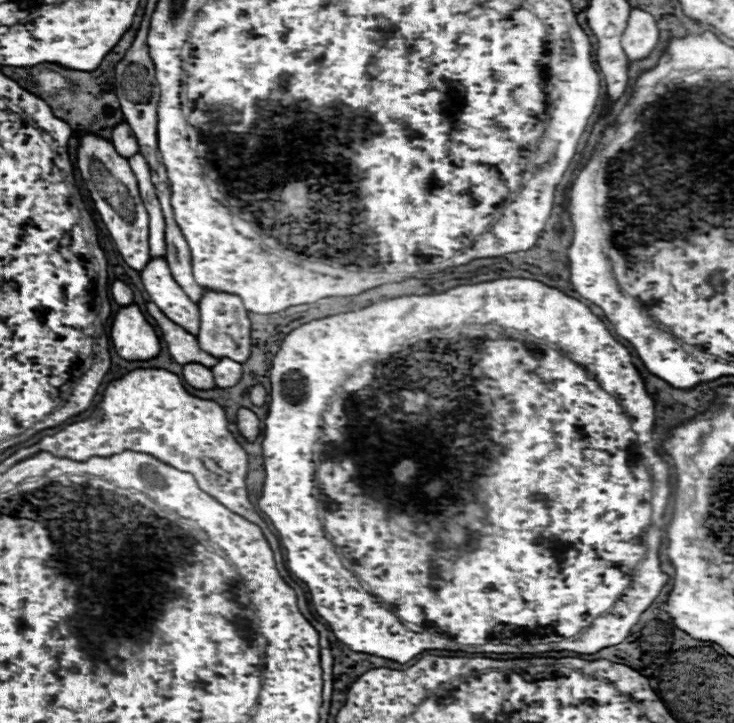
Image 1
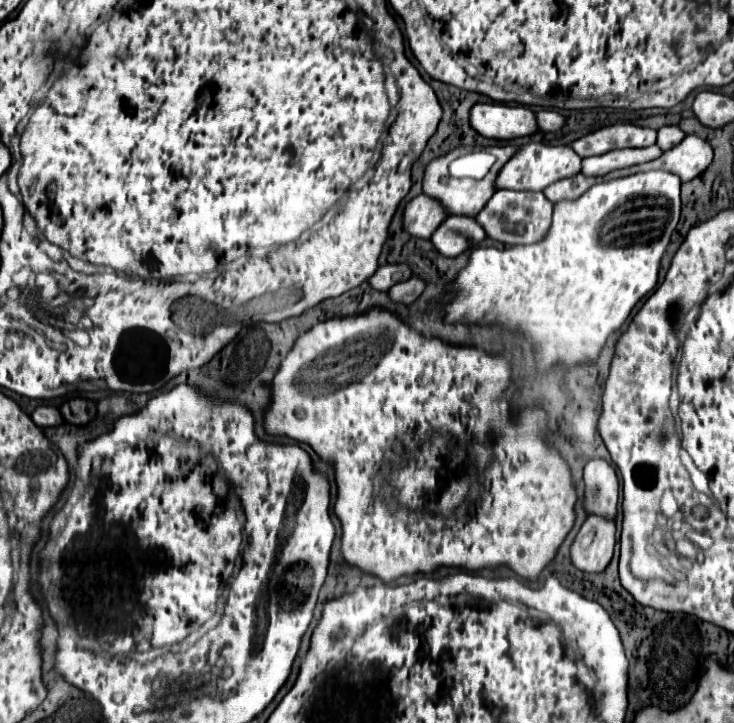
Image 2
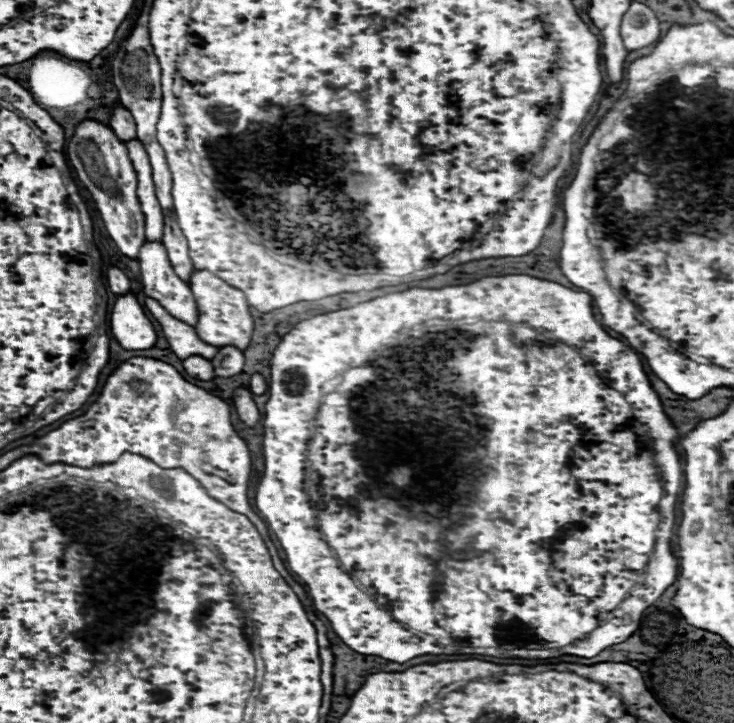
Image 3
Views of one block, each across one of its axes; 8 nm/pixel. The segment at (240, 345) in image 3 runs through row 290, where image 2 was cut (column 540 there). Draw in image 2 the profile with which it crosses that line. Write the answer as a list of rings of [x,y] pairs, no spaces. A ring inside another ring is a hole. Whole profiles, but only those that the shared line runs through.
[[[498,190],[484,210],[476,216],[486,234],[504,244],[536,244],[548,234],[552,224],[552,202],[546,200],[542,192],[516,192],[516,190]]]

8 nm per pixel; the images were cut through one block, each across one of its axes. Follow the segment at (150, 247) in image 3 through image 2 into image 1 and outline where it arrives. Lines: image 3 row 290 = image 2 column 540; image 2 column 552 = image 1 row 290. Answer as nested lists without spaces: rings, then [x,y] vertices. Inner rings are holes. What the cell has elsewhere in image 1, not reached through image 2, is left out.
[[[152,258],[148,262],[148,268],[144,268],[142,284],[150,296],[150,300],[178,326],[182,326],[190,334],[198,334],[200,328],[200,312],[198,306],[194,306],[188,296],[184,296],[184,290],[176,284],[176,280],[170,274],[168,262],[164,258]]]

